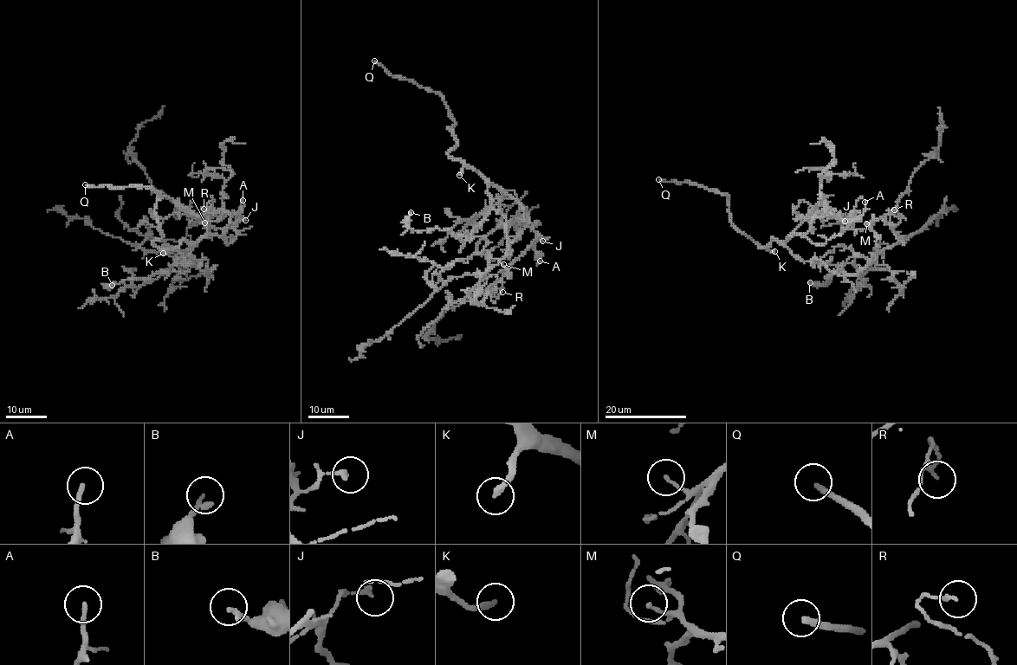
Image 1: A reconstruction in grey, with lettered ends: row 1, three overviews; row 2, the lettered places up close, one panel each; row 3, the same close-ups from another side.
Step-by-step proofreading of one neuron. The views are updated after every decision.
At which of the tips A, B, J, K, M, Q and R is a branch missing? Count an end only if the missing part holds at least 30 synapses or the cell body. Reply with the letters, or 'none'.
A, K, Q

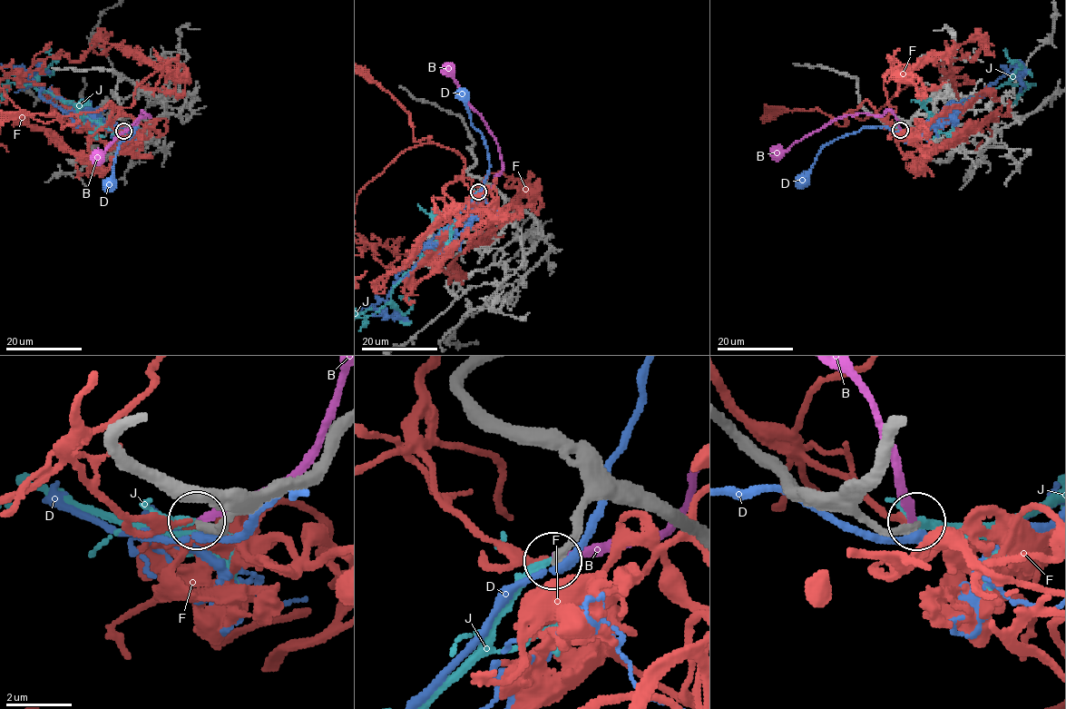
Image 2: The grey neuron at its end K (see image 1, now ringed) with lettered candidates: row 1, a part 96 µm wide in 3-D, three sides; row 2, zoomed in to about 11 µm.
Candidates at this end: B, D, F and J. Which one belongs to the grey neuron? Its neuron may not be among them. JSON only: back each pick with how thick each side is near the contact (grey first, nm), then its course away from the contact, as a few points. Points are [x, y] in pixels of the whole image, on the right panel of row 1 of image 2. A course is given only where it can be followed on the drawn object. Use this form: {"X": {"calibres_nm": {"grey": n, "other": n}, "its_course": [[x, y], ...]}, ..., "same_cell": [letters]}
{"J": {"calibres_nm": {"grey": 240, "other": 220}}, "same_cell": ["J"]}

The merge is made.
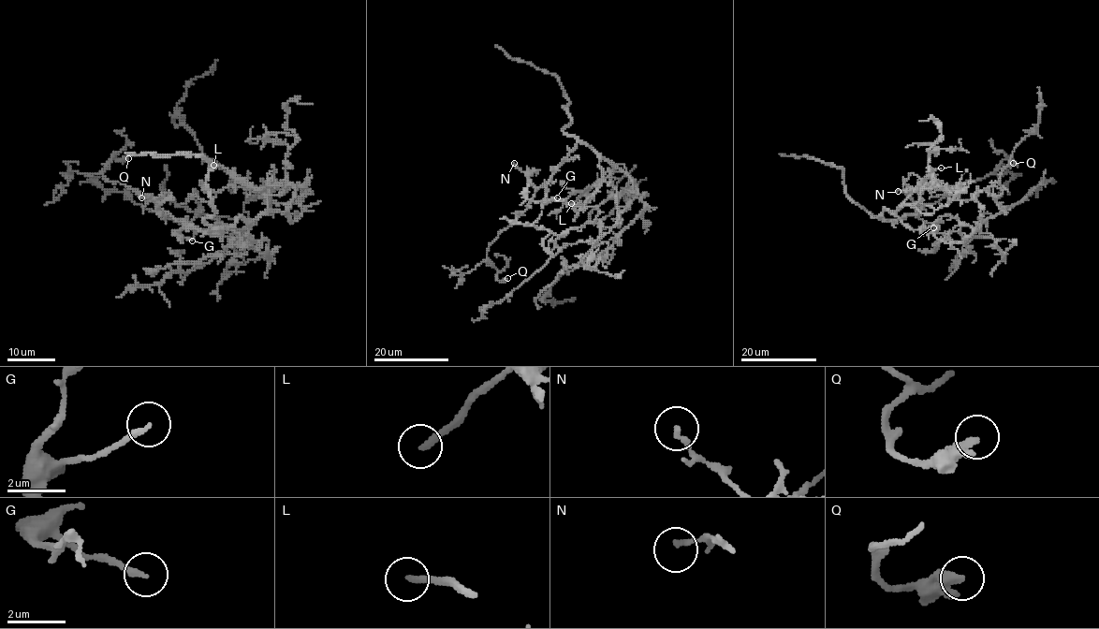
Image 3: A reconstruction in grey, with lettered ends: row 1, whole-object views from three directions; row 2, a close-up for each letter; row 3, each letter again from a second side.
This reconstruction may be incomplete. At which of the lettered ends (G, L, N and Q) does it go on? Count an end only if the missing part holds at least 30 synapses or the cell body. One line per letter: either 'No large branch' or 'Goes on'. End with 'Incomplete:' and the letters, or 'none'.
G: No large branch
L: Goes on
N: No large branch
Q: No large branch
Incomplete: L

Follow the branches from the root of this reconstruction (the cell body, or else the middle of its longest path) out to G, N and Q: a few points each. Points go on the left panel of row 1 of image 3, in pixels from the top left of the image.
G: (257, 217), (245, 221), (239, 218), (219, 233), (202, 232), (187, 226), (178, 236), (175, 234), (192, 241)
N: (257, 217), (239, 218), (219, 233), (202, 232), (170, 214), (161, 215), (158, 201), (141, 197)
Q: (257, 217), (239, 218), (219, 233), (186, 226), (136, 191), (103, 177), (115, 153), (116, 159), (128, 158)

